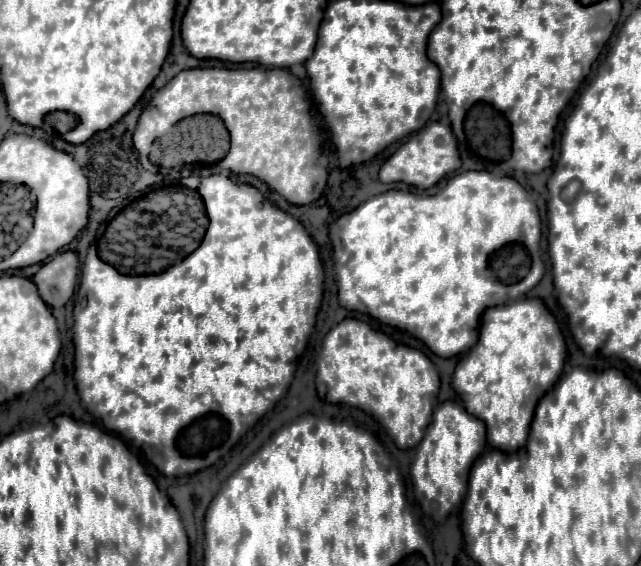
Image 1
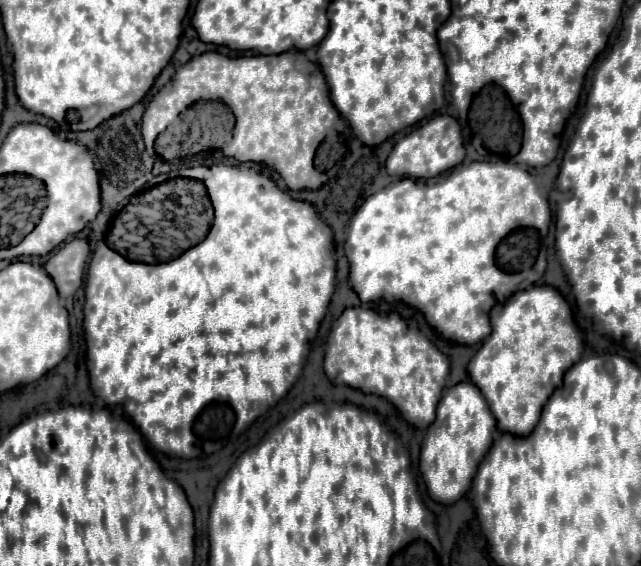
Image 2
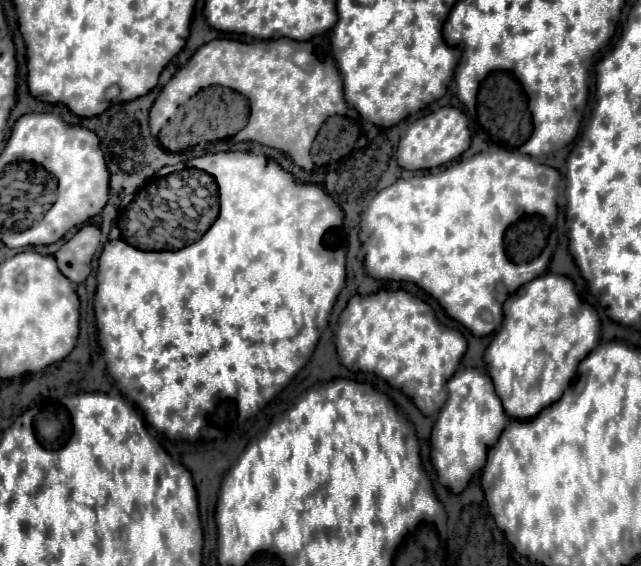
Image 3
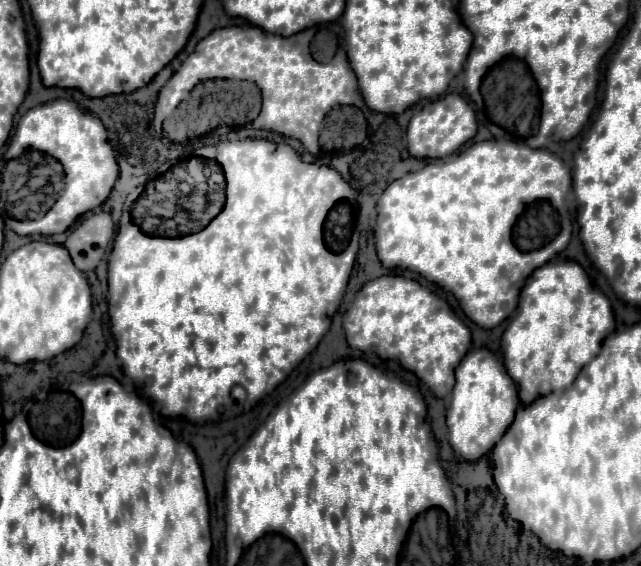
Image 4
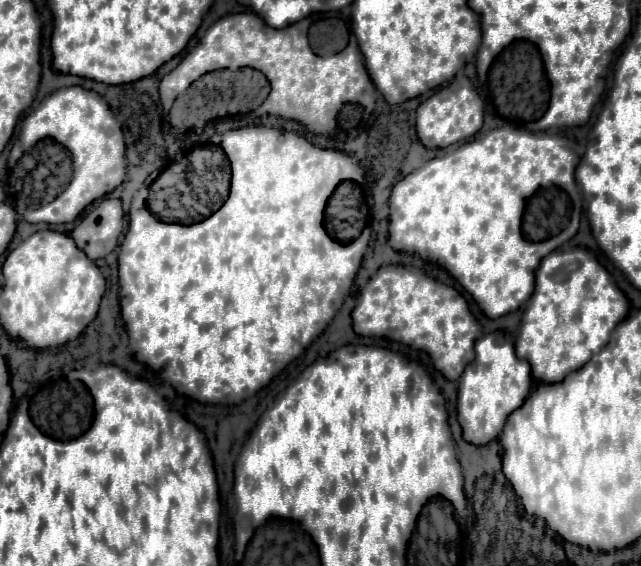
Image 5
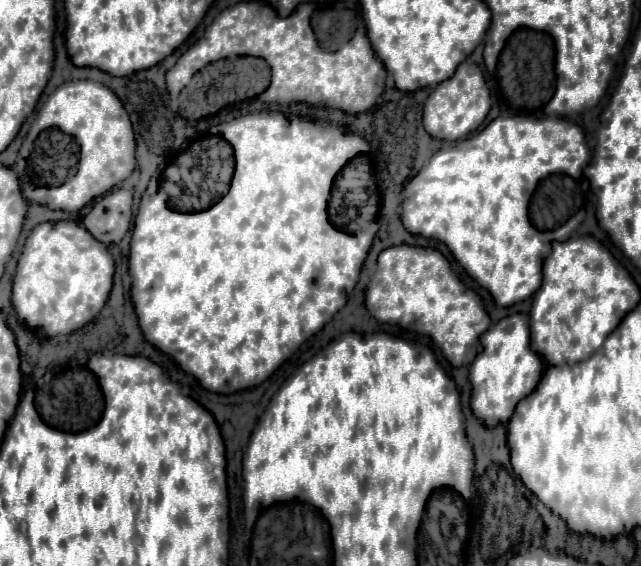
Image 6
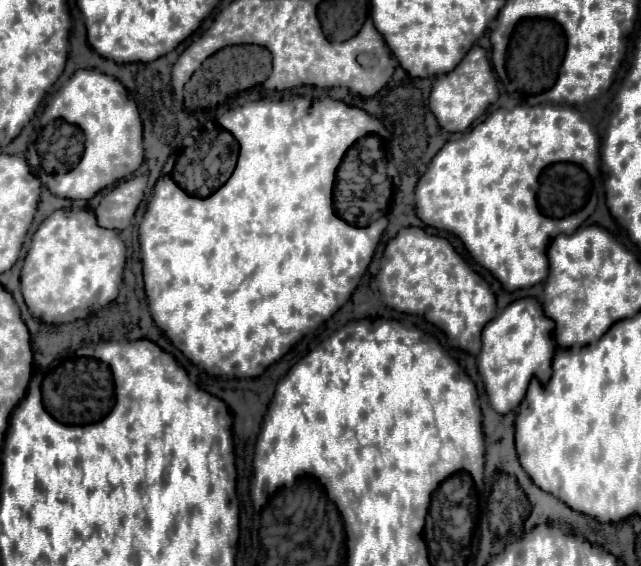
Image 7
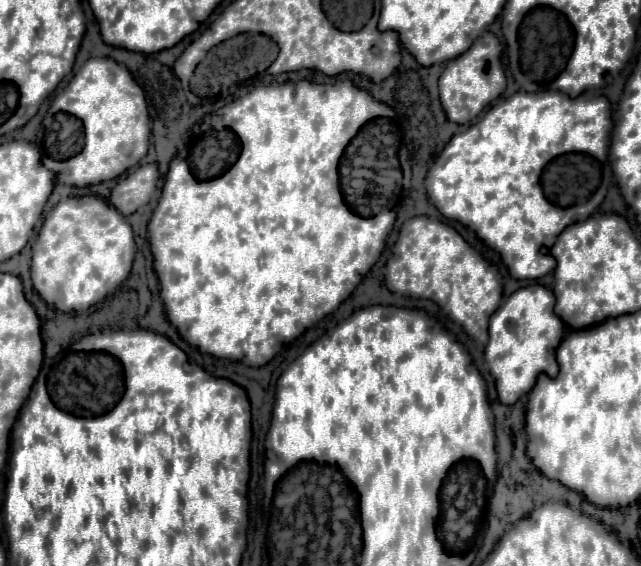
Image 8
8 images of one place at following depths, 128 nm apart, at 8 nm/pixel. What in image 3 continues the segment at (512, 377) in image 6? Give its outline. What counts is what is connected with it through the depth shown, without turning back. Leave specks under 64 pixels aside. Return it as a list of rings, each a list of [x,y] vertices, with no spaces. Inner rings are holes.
[[[460,368],[452,380],[448,380],[448,400],[444,402],[438,420],[432,430],[432,462],[438,470],[440,484],[452,488],[452,492],[462,492],[470,478],[486,462],[488,450],[500,438],[500,432],[508,424],[508,414],[494,390],[492,378],[480,368]]]

